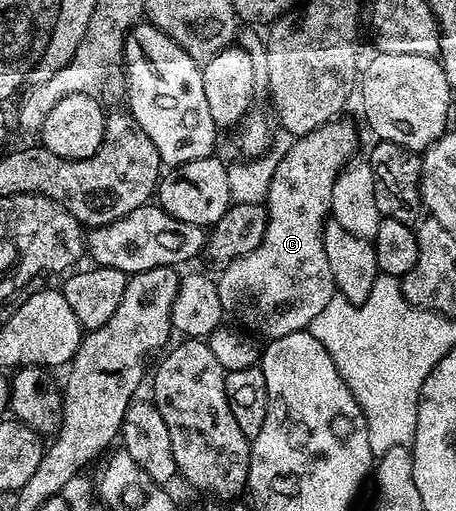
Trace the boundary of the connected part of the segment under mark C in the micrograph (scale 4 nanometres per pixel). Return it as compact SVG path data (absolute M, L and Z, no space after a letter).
M335 120L308 132L302 138L294 138L290 149L279 161L272 176L264 201L266 215L270 217L264 228L264 240L248 256L240 256L240 260L232 260L217 275L216 281L220 292L220 304L227 315L230 314L238 322L243 322L247 331L255 330L263 334L263 339L269 340L288 336L297 330L309 327L320 312L332 300L336 293L332 272L328 264L328 256L324 256L324 240L322 230L331 217L330 201L332 188L338 175L346 169L348 163L355 157L354 149L358 146L358 130L350 122Z

